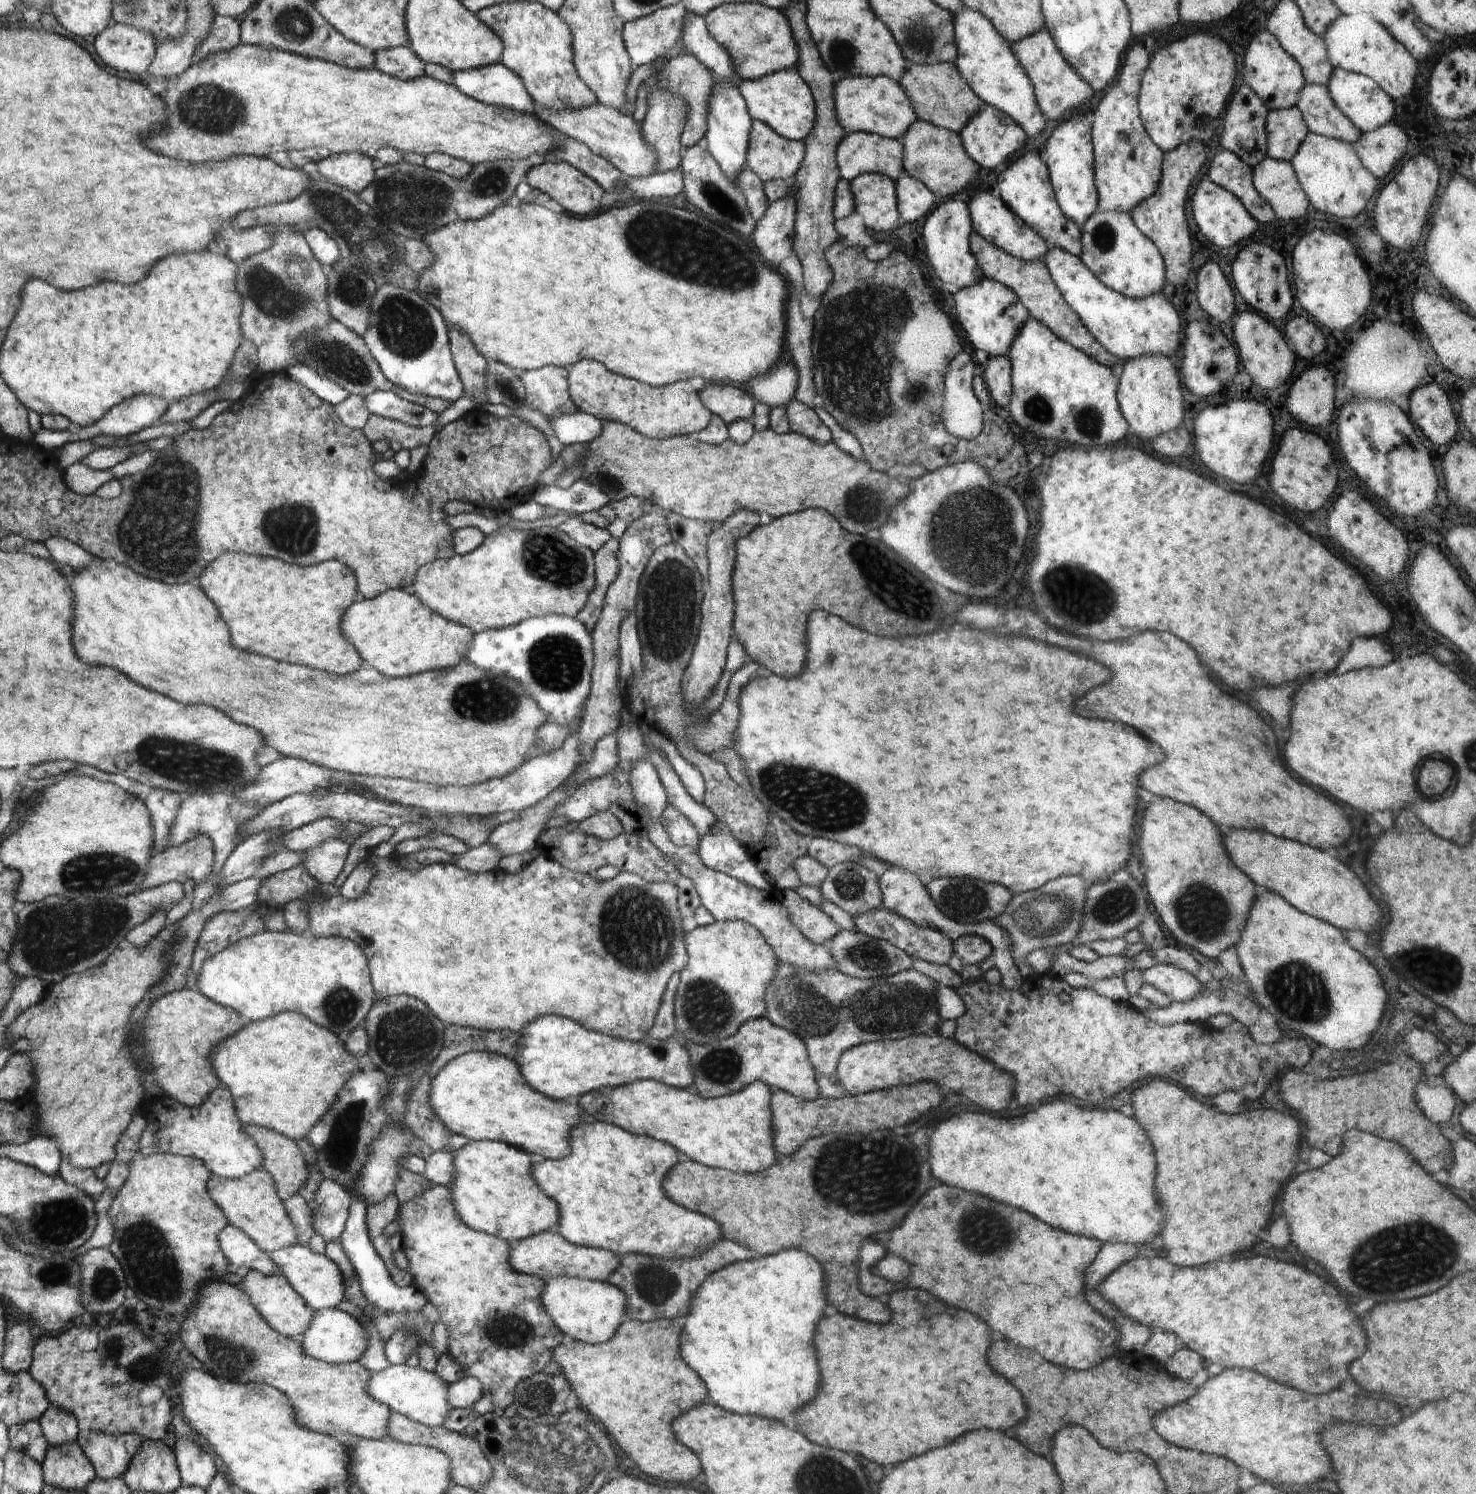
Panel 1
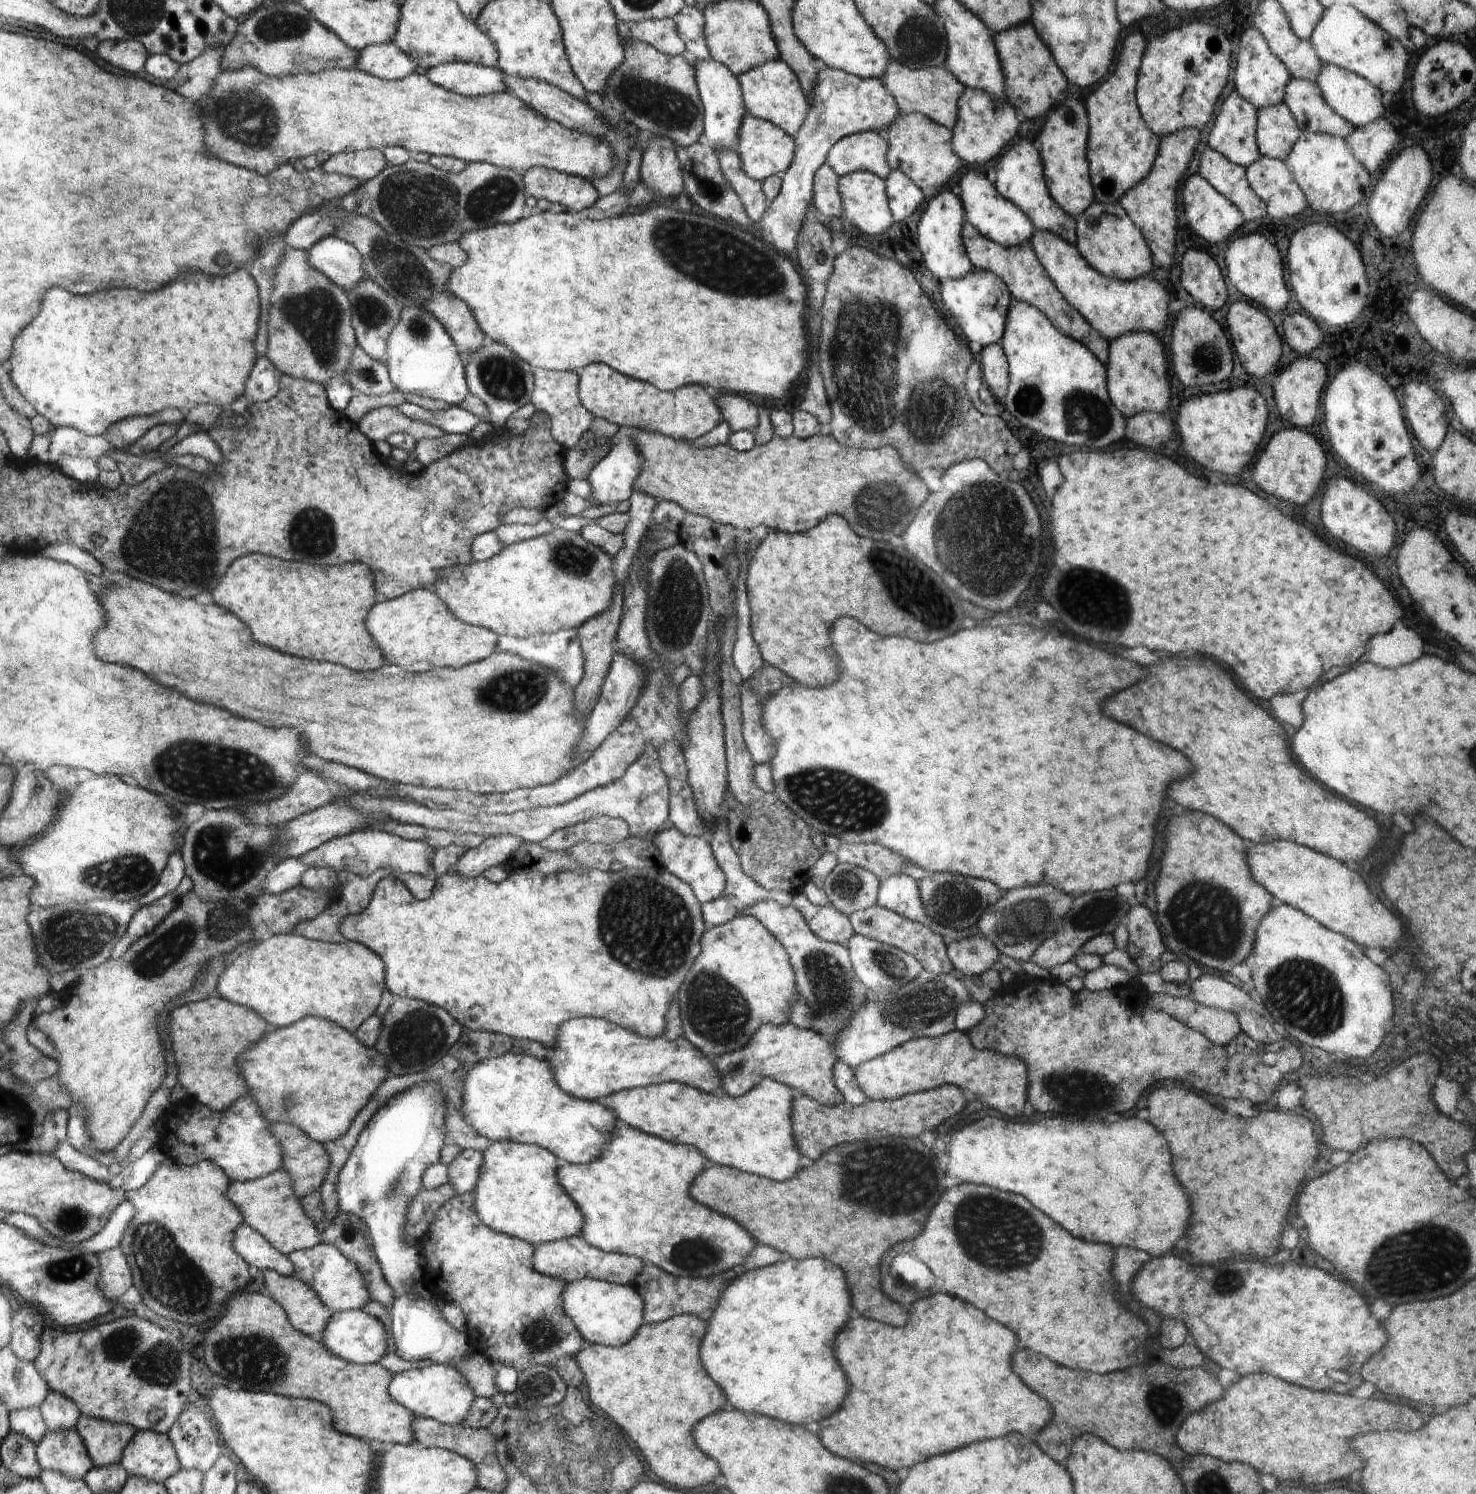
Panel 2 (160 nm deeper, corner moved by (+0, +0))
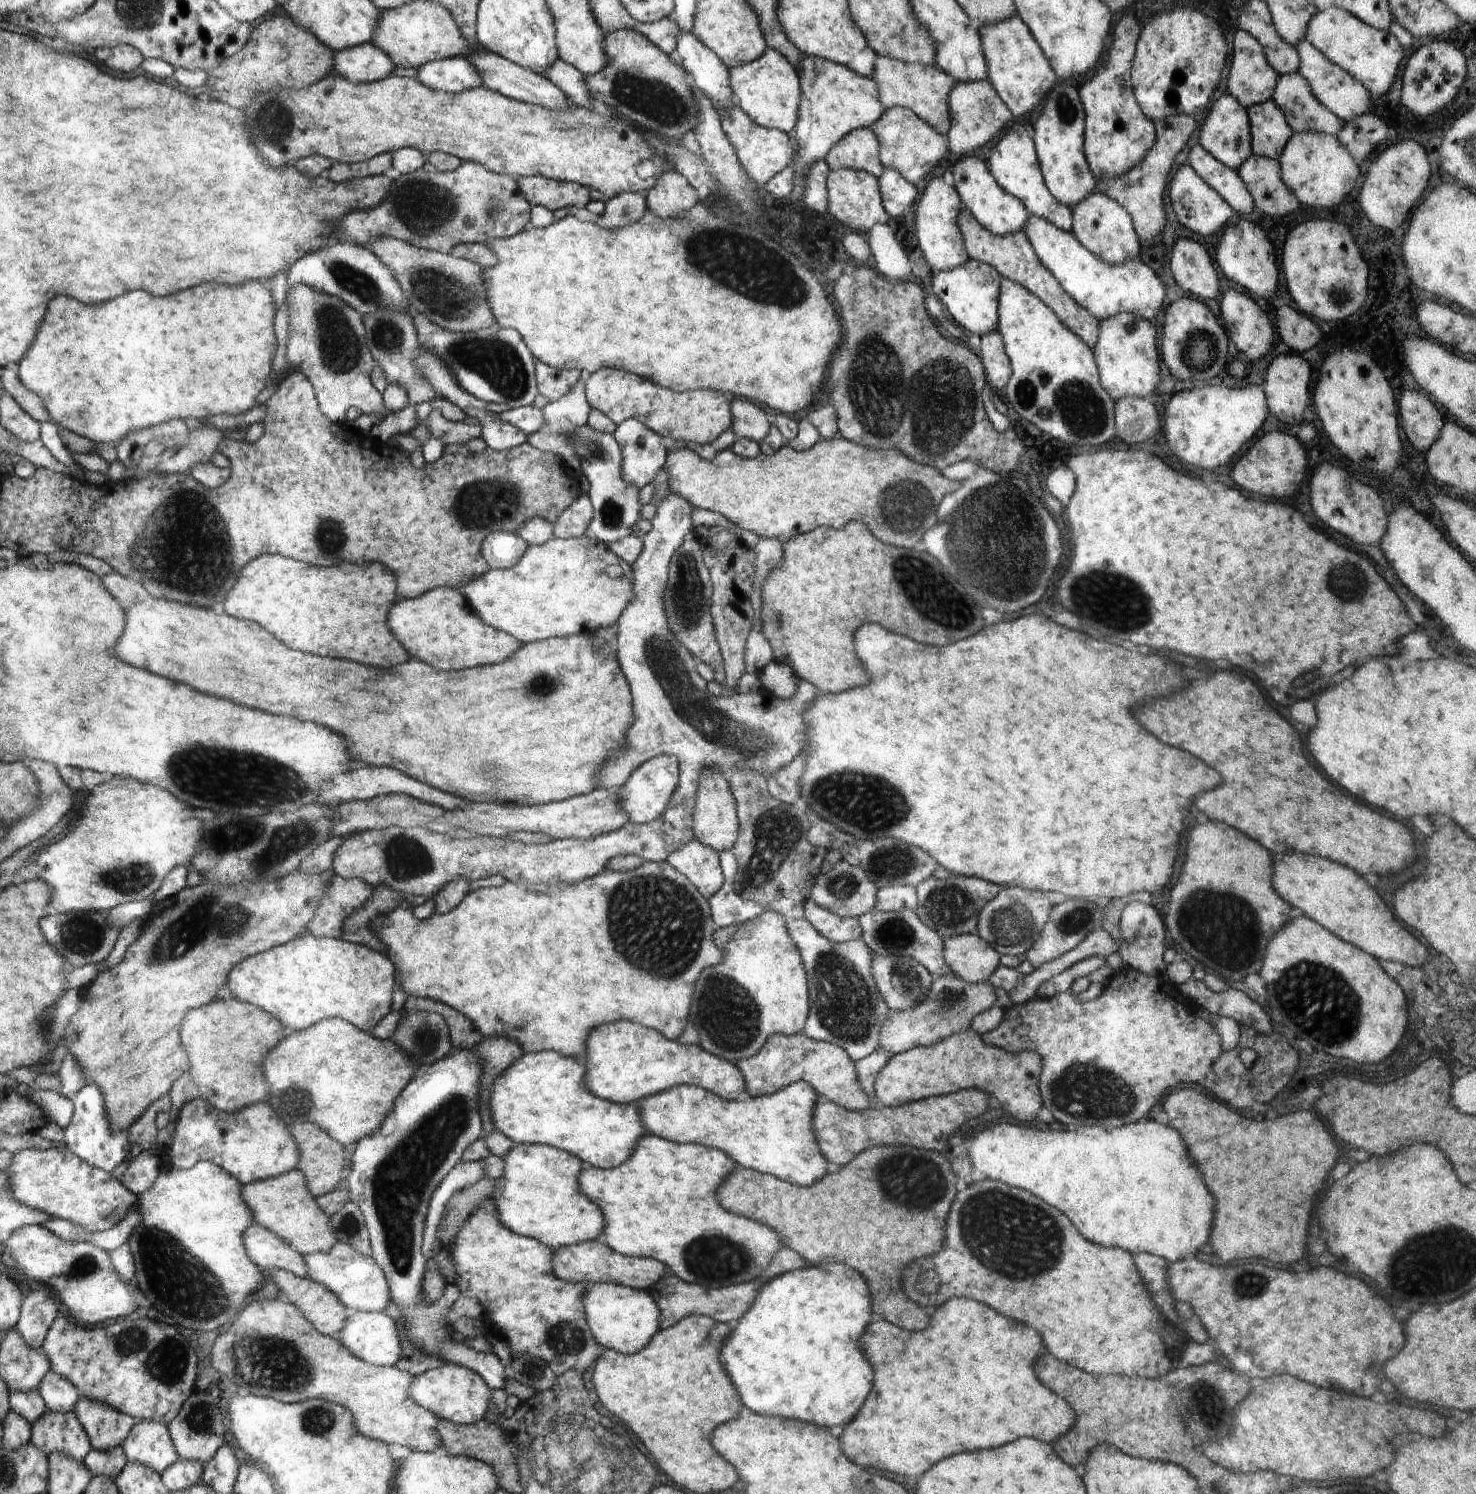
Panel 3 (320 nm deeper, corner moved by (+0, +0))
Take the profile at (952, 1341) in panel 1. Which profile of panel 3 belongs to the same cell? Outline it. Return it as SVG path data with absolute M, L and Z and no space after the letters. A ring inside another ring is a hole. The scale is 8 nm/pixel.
M952 1298L936 1307L936 1312L930 1318L930 1326L924 1332L908 1332L904 1328L890 1324L888 1320L872 1322L870 1328L862 1336L862 1348L864 1348L868 1360L874 1364L874 1370L876 1370L874 1388L872 1388L870 1396L866 1398L862 1410L858 1412L858 1418L852 1420L844 1428L844 1434L840 1440L846 1456L860 1466L870 1466L870 1468L878 1468L878 1470L900 1474L900 1476L920 1476L928 1468L932 1468L936 1462L940 1462L942 1458L948 1458L956 1452L974 1452L974 1450L984 1450L984 1448L998 1448L998 1446L1014 1442L1022 1436L1032 1436L1032 1438L1038 1438L1042 1442L1056 1442L1075 1425L1077 1416L1072 1406L1060 1396L1056 1396L1054 1392L1050 1392L1046 1386L1042 1386L1034 1374L1034 1362L1040 1356L1040 1350L1044 1348L1042 1336L1038 1332L1034 1332L1032 1328L1018 1324L1018 1322L1014 1322L1014 1320L994 1312L992 1308L986 1308L984 1304L974 1302L974 1300Z

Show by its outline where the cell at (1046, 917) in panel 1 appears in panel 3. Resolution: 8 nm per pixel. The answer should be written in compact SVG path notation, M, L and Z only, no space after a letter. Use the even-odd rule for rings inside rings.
M1003 887L987 902L978 915L977 934L980 935L999 955L1024 956L1042 932L1054 906L1046 892L1028 892L1020 888Z

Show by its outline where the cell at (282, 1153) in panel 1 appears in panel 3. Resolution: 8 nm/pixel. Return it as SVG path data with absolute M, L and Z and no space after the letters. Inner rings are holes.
M298 1123L290 1126L294 1140L300 1152L298 1169L305 1173L309 1191L317 1198L338 1188L343 1178L343 1163L346 1160L345 1146L334 1140L317 1124Z

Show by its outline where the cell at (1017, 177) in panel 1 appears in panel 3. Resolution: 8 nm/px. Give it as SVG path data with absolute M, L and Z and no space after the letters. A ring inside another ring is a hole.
M1022 124L1010 126L1008 132L990 150L990 158L987 163L990 163L992 176L996 179L998 186L1021 200L1030 215L1045 218L1058 228L1069 233L1072 232L1073 209L1058 202L1050 194L1038 162L1032 130L1026 130L1026 126L1022 126Z

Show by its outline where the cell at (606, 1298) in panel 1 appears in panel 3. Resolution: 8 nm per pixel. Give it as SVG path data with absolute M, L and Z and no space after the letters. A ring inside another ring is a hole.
M616 1283L589 1284L585 1312L595 1339L606 1349L624 1354L642 1351L661 1329L662 1312L653 1296L643 1289Z

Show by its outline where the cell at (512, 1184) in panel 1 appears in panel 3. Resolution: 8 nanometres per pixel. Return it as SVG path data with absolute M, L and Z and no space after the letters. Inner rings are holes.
M526 1143L513 1148L504 1160L505 1171L495 1180L492 1198L497 1205L499 1219L506 1228L520 1236L542 1241L552 1250L603 1238L607 1228L606 1216L602 1208L579 1188L579 1175L585 1165L577 1156L556 1147Z

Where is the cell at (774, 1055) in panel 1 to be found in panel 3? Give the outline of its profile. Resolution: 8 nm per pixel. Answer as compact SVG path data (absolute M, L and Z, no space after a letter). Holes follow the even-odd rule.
M776 1033L762 1045L753 1057L735 1064L745 1076L746 1090L752 1097L761 1097L779 1091L789 1084L804 1081L810 1084L823 1100L828 1100L851 1111L868 1110L871 1098L863 1091L855 1061L839 1046L809 1039L803 1034L783 1035Z

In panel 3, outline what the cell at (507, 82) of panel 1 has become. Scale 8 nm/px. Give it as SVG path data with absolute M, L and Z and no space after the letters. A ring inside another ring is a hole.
M464 56L430 61L418 69L416 76L429 89L447 93L461 93L483 86L477 69Z

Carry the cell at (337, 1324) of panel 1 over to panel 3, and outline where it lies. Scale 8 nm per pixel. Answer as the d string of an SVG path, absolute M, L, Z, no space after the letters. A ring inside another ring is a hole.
M351 1311L338 1340L360 1360L371 1365L394 1367L396 1362L404 1356L400 1343L402 1337L401 1326L385 1312Z

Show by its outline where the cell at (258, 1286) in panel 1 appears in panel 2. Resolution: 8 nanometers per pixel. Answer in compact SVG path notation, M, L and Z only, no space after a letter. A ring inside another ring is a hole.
M271 1270L262 1273L270 1297L285 1308L291 1324L307 1336L322 1336L334 1312L323 1303L317 1292L298 1276L284 1276Z

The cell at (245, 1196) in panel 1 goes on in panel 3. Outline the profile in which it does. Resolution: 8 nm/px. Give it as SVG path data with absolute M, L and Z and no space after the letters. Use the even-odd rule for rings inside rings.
M296 1168L273 1179L245 1184L243 1195L248 1204L254 1204L254 1212L258 1212L255 1223L275 1232L292 1248L302 1252L303 1256L320 1251L330 1252L337 1244L337 1237L330 1226L330 1216L317 1204L316 1198L309 1191L305 1173L300 1169Z

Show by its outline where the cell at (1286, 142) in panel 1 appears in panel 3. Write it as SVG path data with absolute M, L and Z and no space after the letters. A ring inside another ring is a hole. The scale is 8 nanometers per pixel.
M1272 100L1247 108L1251 147L1255 155L1280 158L1283 148L1294 134L1280 107Z

